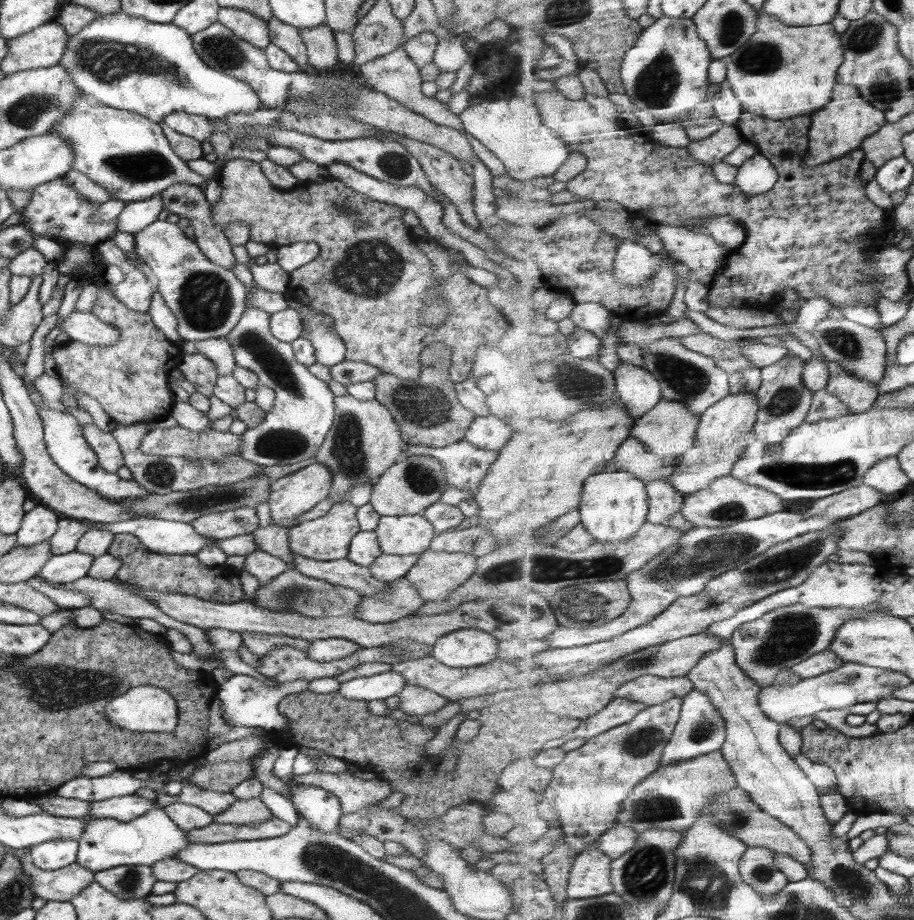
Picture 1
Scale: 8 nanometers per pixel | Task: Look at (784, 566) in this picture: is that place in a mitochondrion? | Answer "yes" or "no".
yes

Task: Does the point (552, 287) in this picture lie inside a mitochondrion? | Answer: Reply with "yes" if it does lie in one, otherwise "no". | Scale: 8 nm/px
no

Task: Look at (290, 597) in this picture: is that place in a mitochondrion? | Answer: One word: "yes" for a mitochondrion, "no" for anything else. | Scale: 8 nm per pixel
yes

